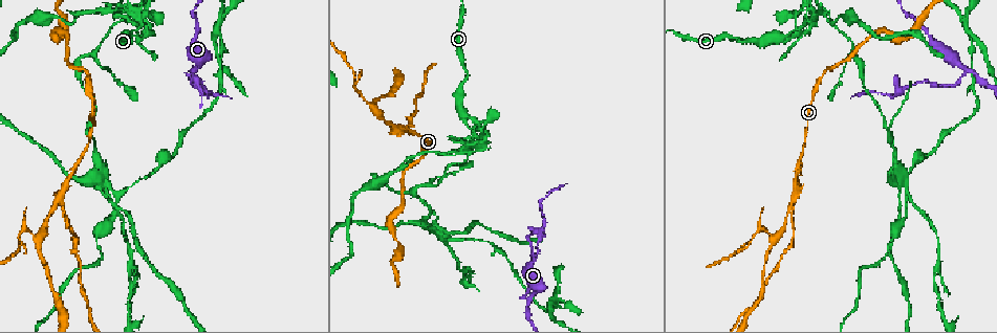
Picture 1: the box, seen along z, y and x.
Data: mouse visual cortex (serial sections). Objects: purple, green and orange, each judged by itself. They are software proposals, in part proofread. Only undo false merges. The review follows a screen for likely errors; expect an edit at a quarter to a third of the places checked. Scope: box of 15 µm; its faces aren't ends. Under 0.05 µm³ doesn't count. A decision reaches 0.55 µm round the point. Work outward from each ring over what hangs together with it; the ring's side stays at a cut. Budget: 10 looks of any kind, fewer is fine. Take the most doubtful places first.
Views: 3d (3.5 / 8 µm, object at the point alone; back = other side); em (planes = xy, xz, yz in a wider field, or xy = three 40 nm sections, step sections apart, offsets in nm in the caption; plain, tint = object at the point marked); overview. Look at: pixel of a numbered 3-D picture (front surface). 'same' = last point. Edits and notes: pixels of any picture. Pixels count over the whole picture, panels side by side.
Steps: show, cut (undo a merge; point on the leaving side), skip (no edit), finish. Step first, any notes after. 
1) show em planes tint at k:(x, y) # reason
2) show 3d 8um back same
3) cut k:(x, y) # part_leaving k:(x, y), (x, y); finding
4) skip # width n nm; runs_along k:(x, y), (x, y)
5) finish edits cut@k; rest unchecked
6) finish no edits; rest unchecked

show 3d 3.5um at 1:(60, 200) # three arms meet

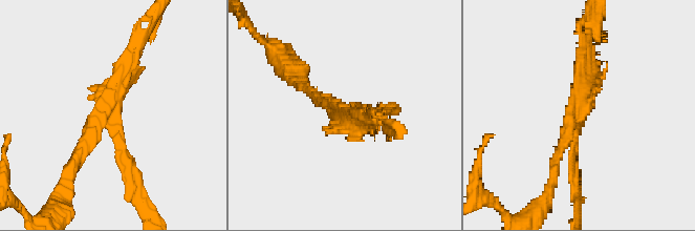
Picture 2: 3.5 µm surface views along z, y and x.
cut 2:(572, 162) # arm_widths 100, 200, 200 nm; a second cell is stuck on

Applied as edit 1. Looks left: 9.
show overview

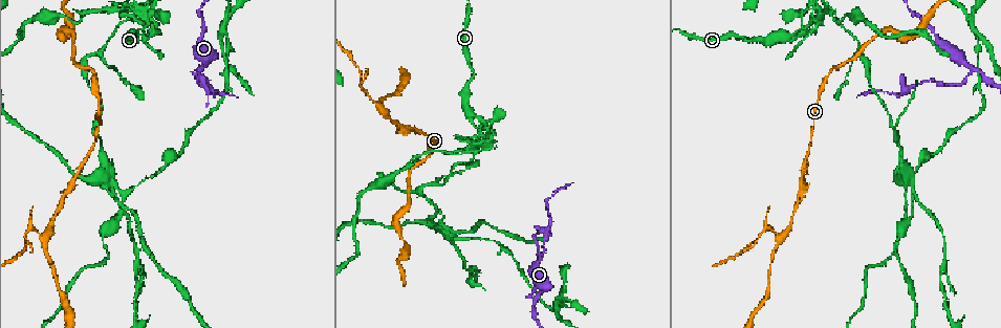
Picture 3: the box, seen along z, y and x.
show 3d 3.5um back at 3:(28, 227) # sharp bend

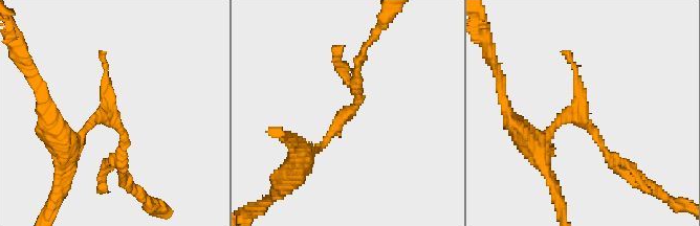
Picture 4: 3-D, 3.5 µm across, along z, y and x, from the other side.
show em xy step 5 tint at 4:(346, 115) # now the EM

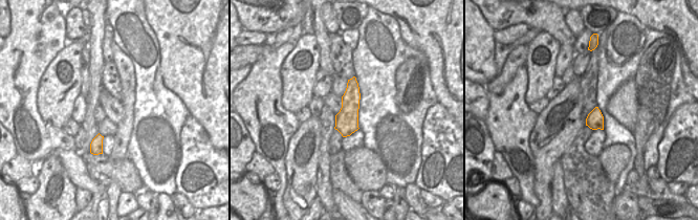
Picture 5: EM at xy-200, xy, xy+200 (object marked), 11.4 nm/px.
skip # runs_along 4:(297, 166), (355, 107), (355, 75); one cell here

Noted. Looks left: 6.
show 3d 3.5um at 3:(473, 71) # sharp bend

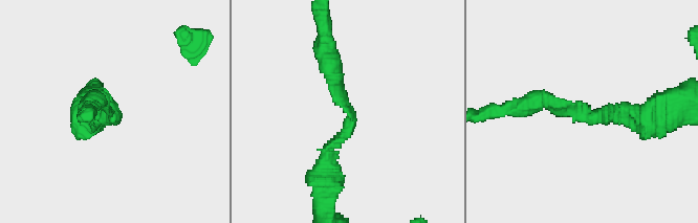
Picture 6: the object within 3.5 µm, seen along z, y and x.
show em xy step 1 tint at 6:(589, 117) # arm_widths 250, 250 nm

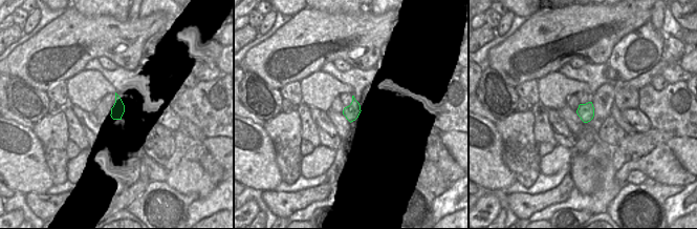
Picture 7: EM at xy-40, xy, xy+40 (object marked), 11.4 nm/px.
show em xy step 2 tint same

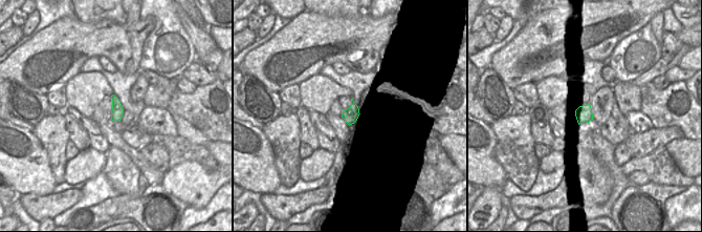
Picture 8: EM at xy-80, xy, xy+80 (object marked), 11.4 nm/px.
skip # width 170 nm; runs_along 6:(530, 103), (646, 115); continuous, no second cell

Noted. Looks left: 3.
show 3d 3.5um back at 3:(145, 23) # four arms meet

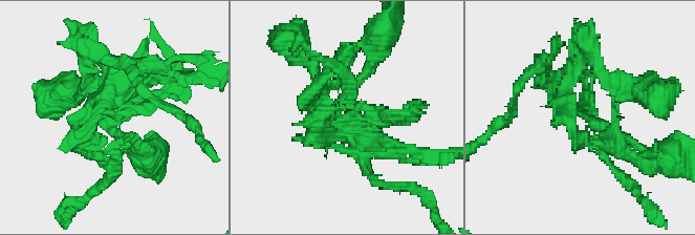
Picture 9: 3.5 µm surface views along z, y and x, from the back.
show em xy step 2 tint at 9:(106, 118)

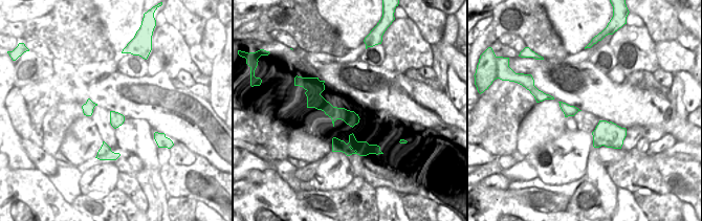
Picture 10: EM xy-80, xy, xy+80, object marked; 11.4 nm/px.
cut 9:(591, 101) # part_leaving 9:(117, 132), (111, 103), (143, 80); two cells meet here

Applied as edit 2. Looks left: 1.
finish edits cut@2, cut@9; rest unchecked

